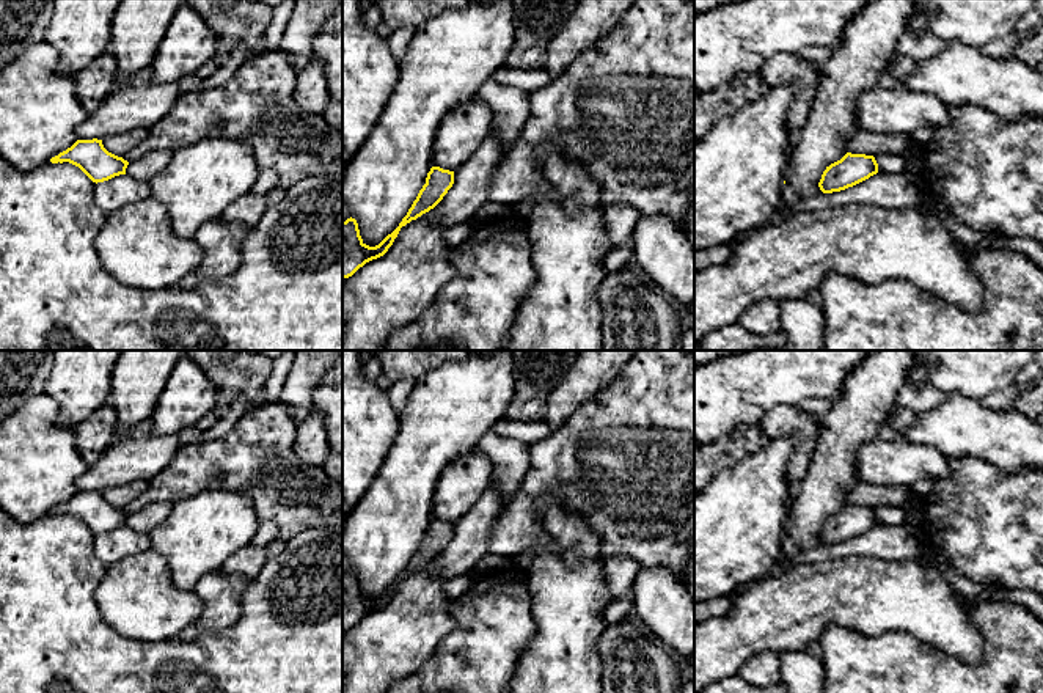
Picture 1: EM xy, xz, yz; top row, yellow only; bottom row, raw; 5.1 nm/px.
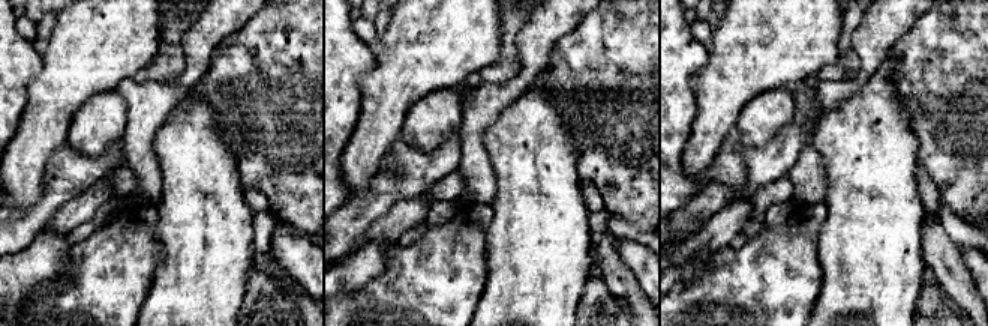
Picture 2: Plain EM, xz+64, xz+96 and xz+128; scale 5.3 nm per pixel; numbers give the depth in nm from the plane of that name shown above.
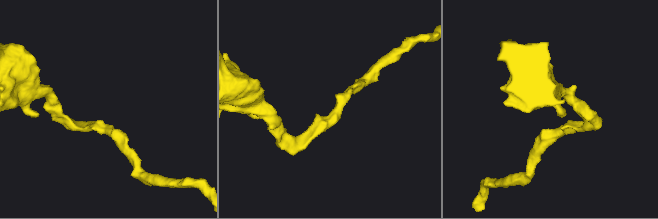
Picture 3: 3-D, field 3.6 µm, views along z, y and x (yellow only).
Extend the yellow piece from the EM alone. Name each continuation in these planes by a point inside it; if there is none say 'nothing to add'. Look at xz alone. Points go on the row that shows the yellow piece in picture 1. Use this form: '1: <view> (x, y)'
nothing to add

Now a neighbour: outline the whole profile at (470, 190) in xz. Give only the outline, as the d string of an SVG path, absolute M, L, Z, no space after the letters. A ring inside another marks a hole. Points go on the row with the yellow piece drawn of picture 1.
M490 132L476 152L454 171L454 184L427 218L435 226L454 226L476 217L489 201L492 178L503 162L501 141Z

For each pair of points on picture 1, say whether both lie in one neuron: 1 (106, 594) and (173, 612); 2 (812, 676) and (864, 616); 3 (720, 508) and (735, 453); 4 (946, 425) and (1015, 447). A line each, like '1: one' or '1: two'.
1: one
2: two
3: two
4: one

